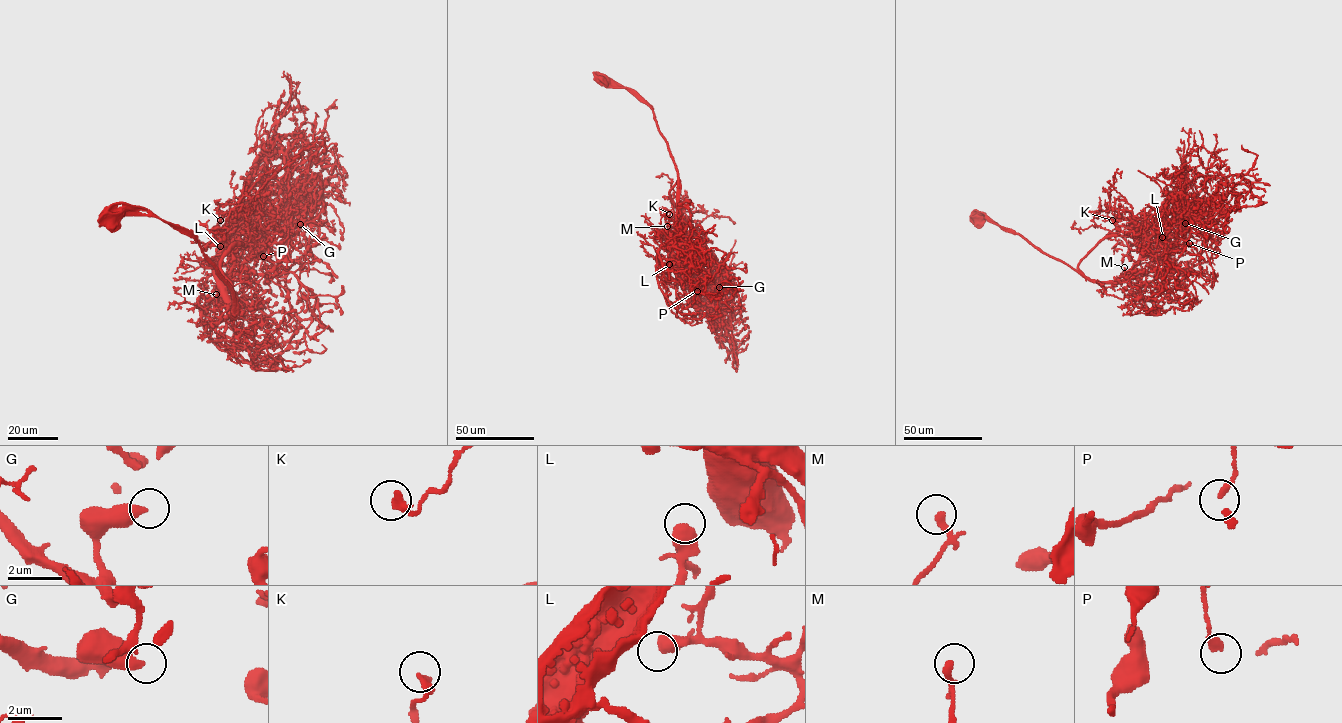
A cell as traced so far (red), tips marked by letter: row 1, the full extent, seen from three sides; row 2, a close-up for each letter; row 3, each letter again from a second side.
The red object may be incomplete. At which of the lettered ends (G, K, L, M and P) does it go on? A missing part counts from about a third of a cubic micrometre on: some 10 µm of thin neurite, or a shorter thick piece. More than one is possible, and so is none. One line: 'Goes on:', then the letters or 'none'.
Goes on: none

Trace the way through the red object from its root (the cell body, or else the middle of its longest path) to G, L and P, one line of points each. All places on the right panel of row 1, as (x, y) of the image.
G: (978, 220), (986, 217), (1022, 235), (1079, 272), (1079, 262), (1105, 238), (1173, 236), (1193, 227), (1185, 223)
L: (978, 220), (986, 217), (1022, 235), (1095, 281), (1121, 281), (1152, 244), (1170, 240), (1162, 237)
P: (978, 220), (986, 217), (1022, 235), (1079, 272), (1079, 262), (1112, 236), (1173, 236), (1188, 225), (1189, 243)

